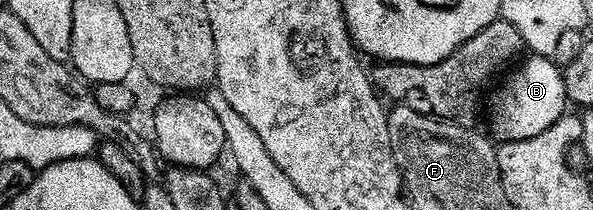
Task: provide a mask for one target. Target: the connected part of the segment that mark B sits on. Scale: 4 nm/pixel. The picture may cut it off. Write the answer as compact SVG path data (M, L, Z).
M530 55L522 63L498 90L493 90L494 106L490 109L489 132L502 143L534 139L536 135L548 131L548 127L555 125L568 113L563 70L549 57Z

